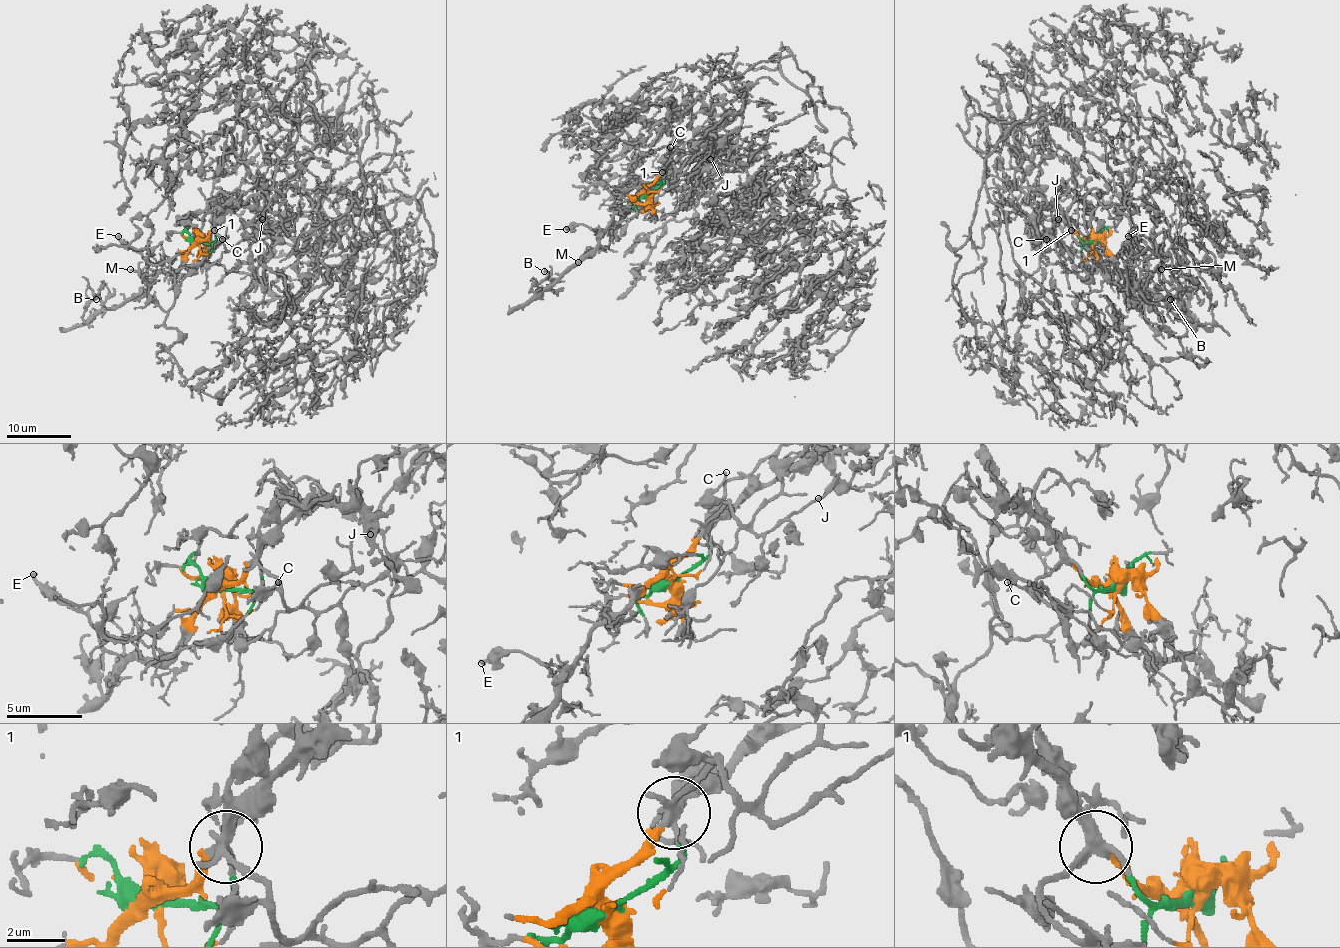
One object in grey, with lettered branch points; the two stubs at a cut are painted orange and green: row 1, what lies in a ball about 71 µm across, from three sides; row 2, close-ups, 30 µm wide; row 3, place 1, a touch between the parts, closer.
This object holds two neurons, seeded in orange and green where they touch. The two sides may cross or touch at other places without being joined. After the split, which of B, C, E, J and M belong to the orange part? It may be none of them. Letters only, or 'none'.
B, E, M

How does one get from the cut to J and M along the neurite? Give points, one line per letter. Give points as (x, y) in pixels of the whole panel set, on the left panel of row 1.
J: (198, 240), (213, 242), (213, 229), (228, 250), (244, 252), (268, 234), (268, 221), (262, 219)
M: (198, 240), (187, 258), (171, 271), (161, 271), (148, 287), (142, 276), (130, 270)

